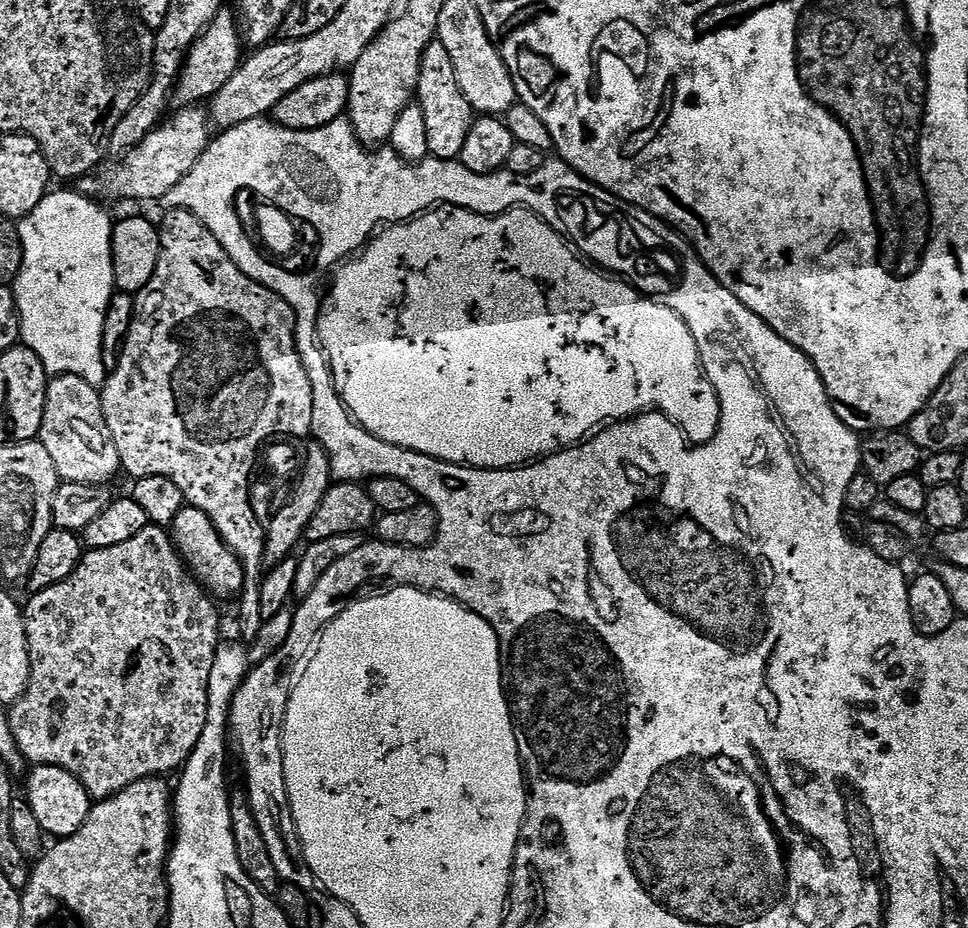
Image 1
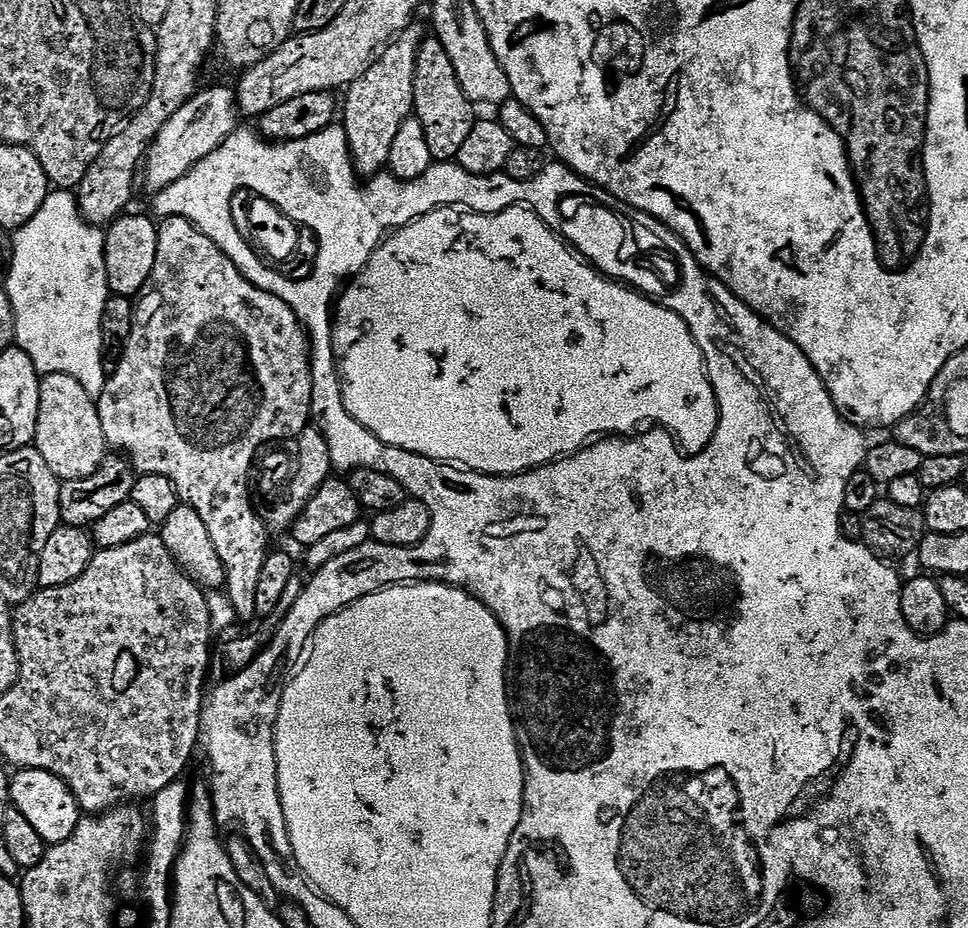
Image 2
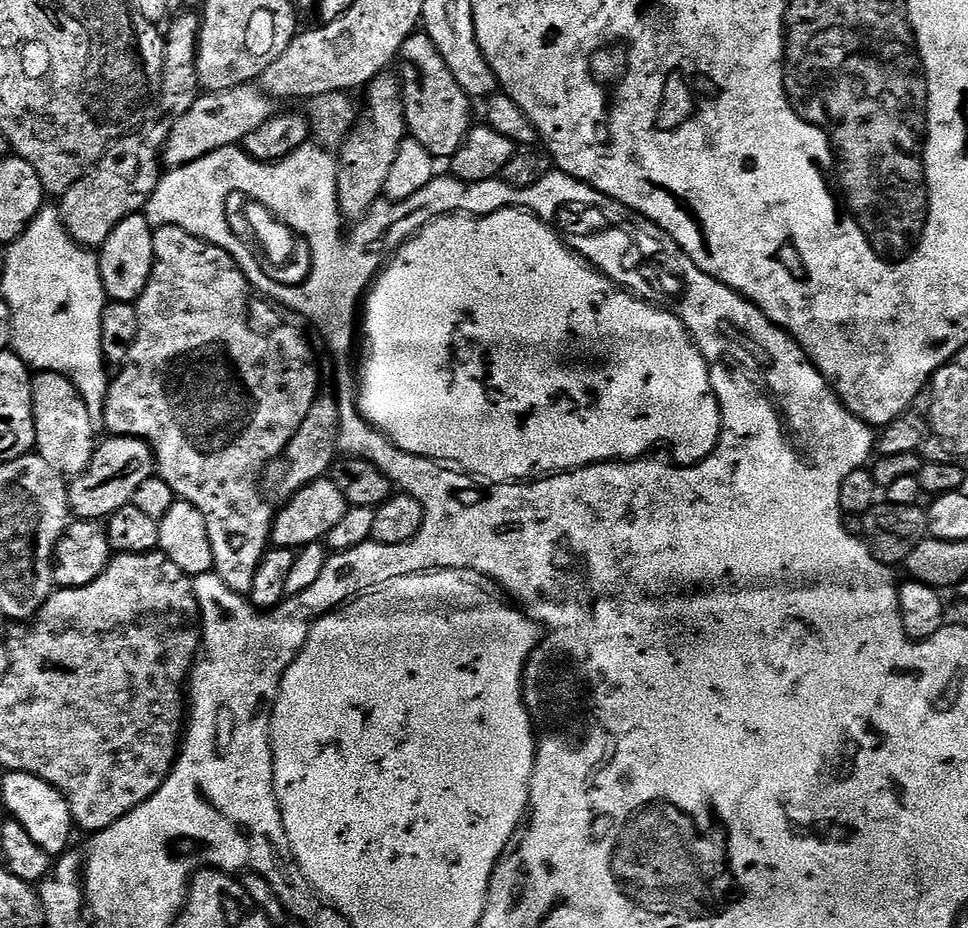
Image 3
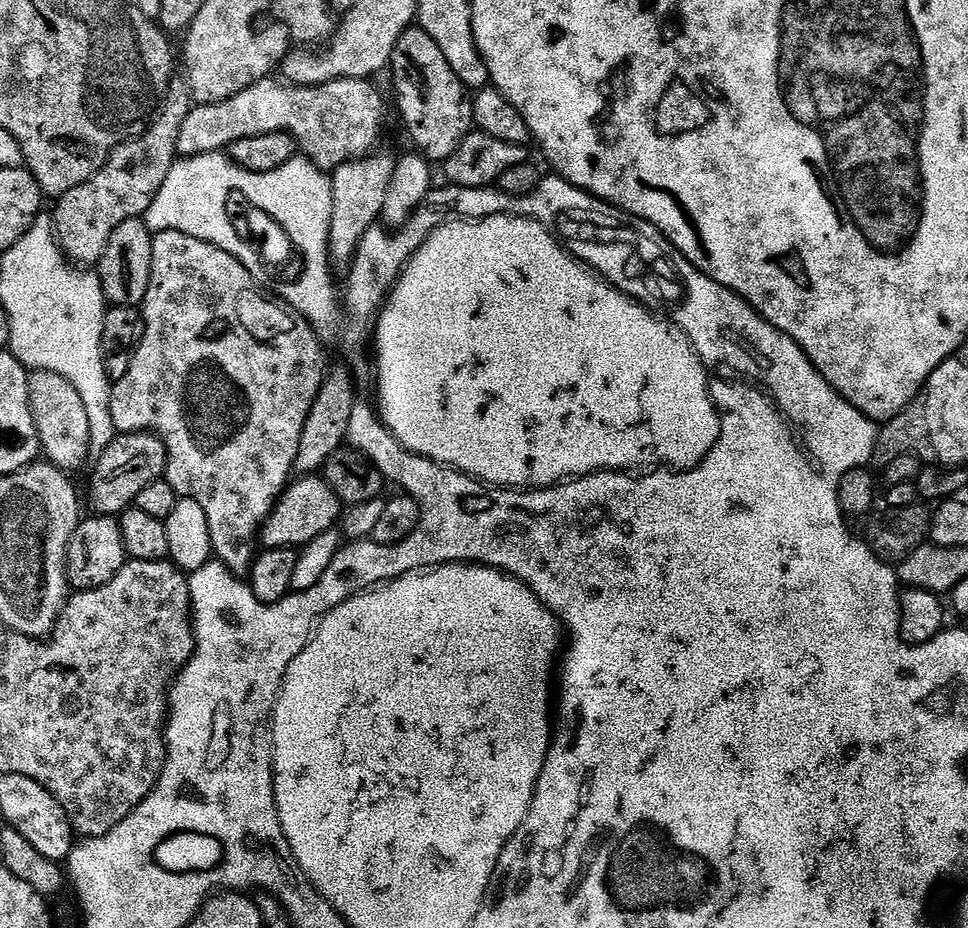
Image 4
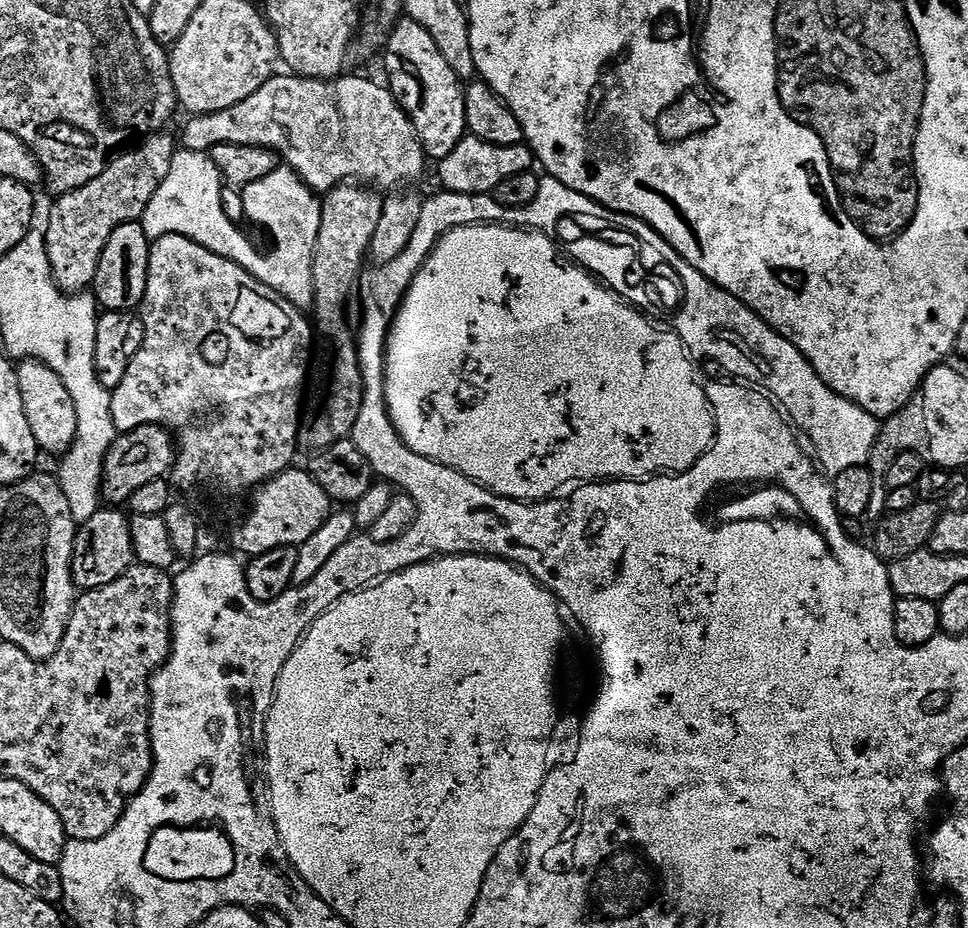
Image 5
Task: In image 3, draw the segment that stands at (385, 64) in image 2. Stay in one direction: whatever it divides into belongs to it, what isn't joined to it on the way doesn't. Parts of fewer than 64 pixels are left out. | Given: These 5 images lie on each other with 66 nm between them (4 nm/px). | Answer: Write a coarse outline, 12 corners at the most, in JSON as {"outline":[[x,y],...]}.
{"outline":[[374,77],[338,148],[348,222],[384,196],[408,132],[402,84]]}

